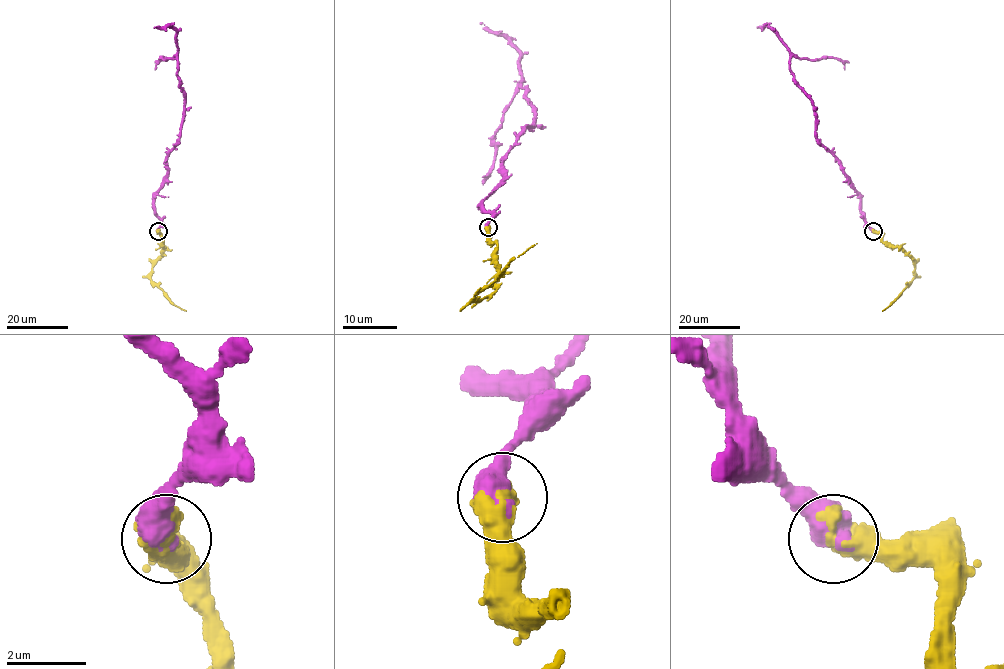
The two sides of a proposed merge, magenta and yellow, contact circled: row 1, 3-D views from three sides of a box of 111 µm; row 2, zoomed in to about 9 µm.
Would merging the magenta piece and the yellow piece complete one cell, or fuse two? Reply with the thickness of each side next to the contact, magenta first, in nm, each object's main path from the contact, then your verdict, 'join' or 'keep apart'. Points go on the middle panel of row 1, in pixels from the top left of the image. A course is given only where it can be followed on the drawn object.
650 nm thick on the magenta side, 320 nm on the other; magenta runs (489, 227), (493, 214), (480, 203), (533, 121), (521, 81), (482, 177); yellow runs (489, 227), (489, 238), (497, 245), (497, 290), (475, 299), (512, 260), (536, 244); join

